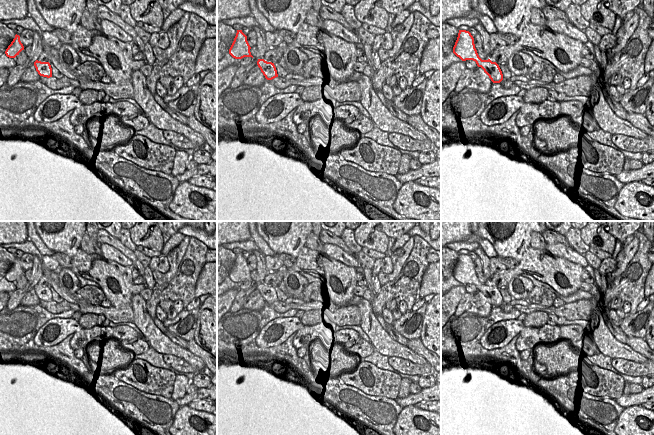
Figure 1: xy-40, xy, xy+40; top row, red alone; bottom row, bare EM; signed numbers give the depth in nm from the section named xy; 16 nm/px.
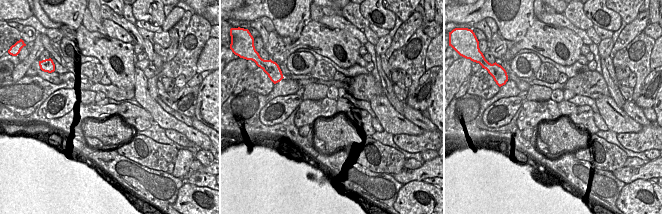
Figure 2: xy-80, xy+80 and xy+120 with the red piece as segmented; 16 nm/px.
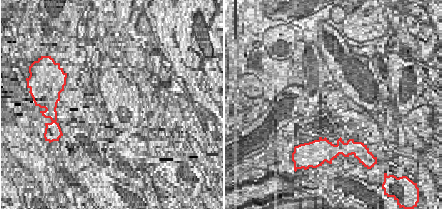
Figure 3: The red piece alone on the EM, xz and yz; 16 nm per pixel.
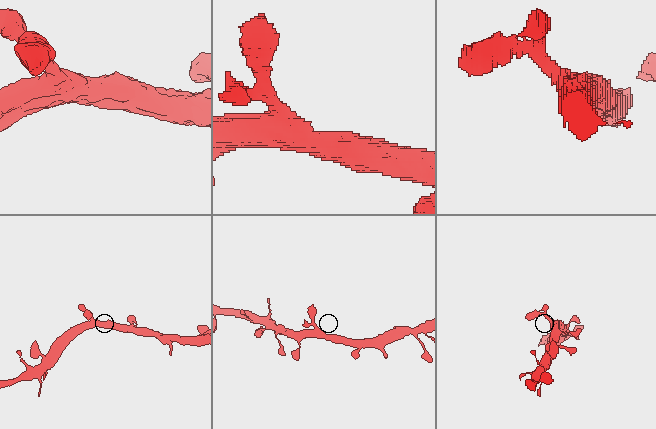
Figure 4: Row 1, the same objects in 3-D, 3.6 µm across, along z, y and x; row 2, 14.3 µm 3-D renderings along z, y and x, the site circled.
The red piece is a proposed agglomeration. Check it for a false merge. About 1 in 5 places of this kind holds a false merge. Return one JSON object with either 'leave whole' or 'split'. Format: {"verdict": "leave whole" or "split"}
{"verdict": "leave whole"}

